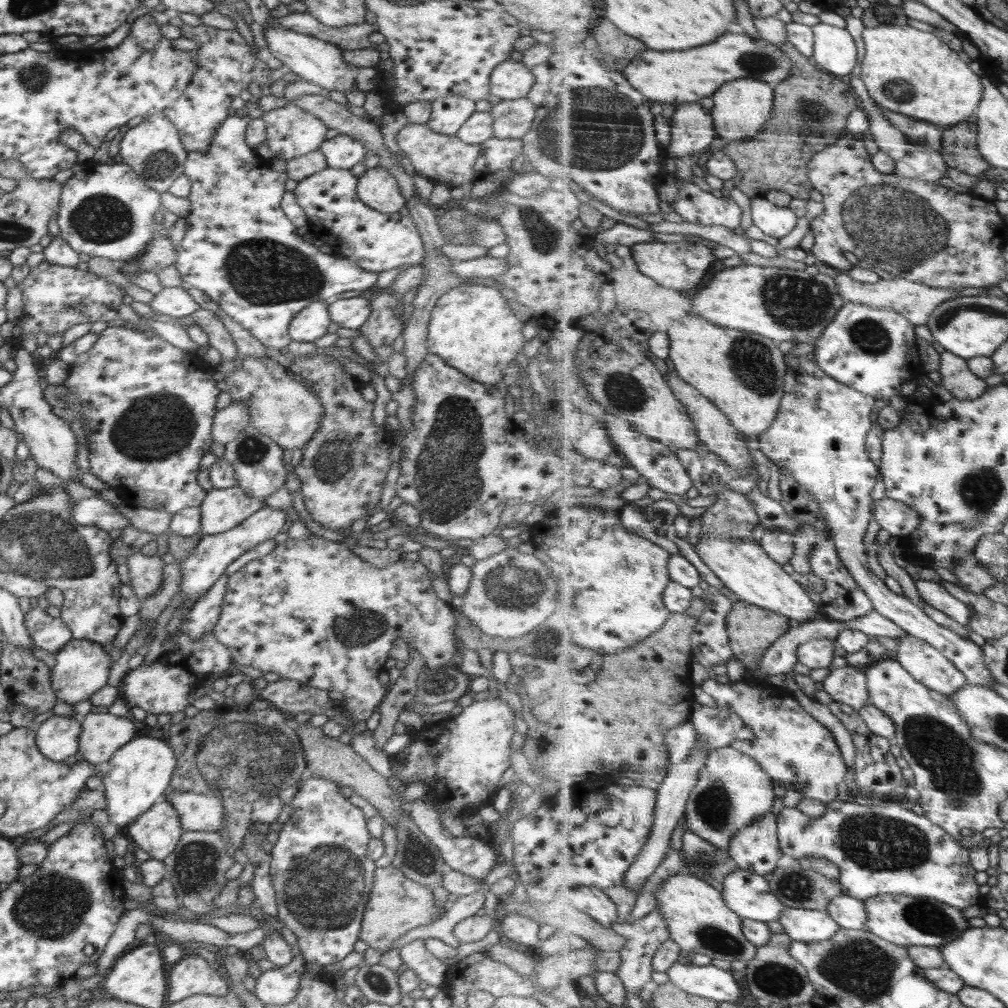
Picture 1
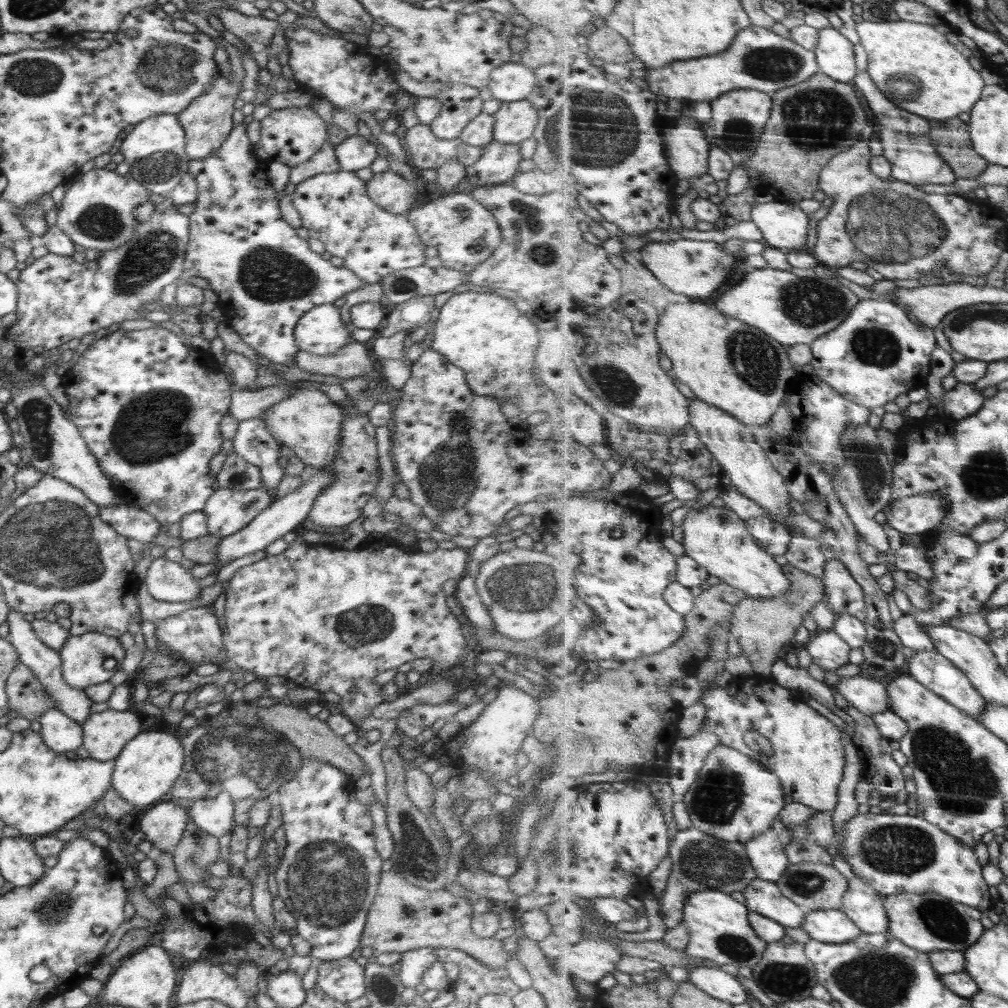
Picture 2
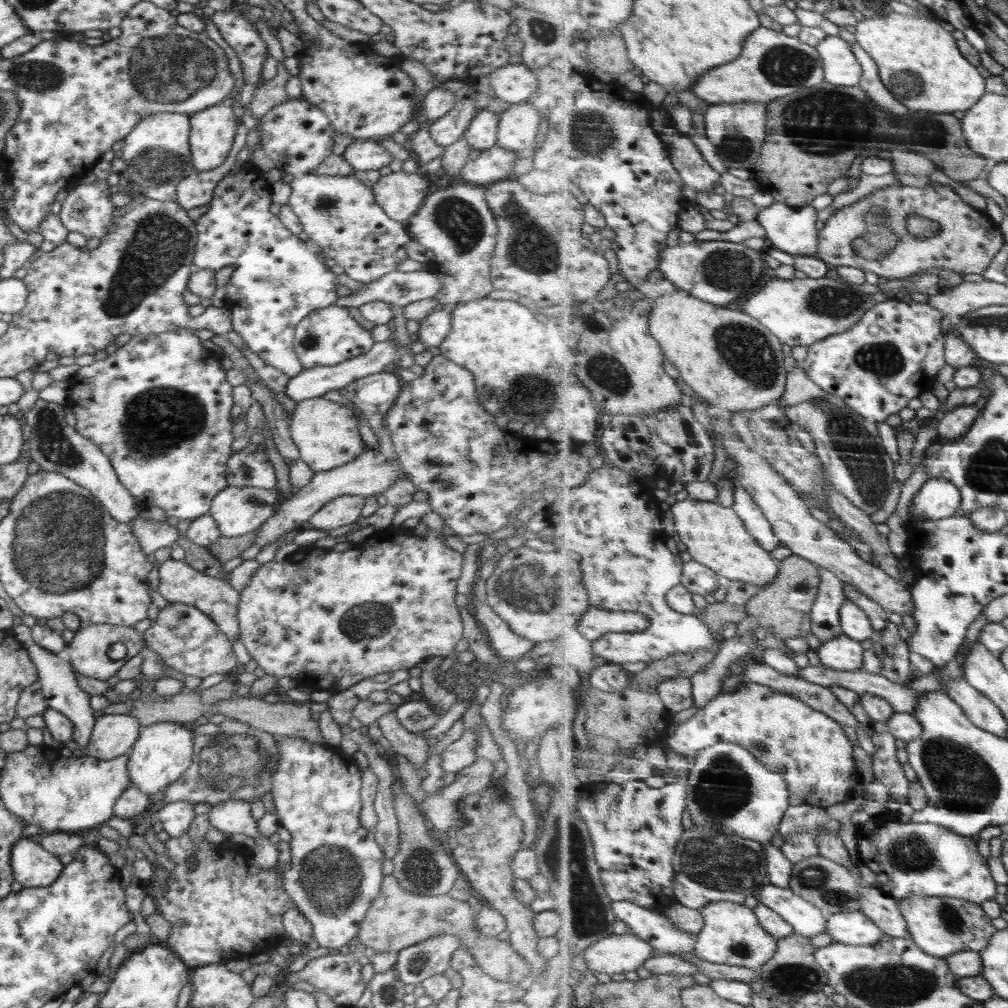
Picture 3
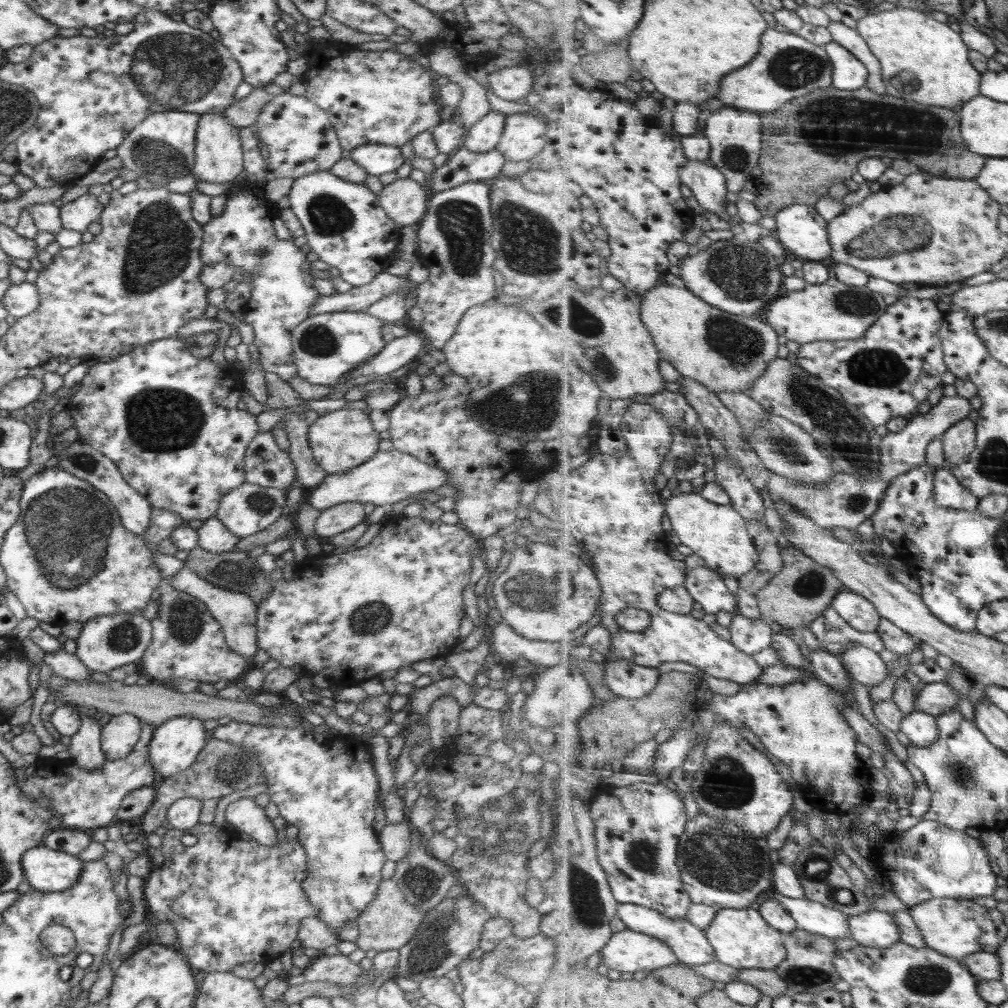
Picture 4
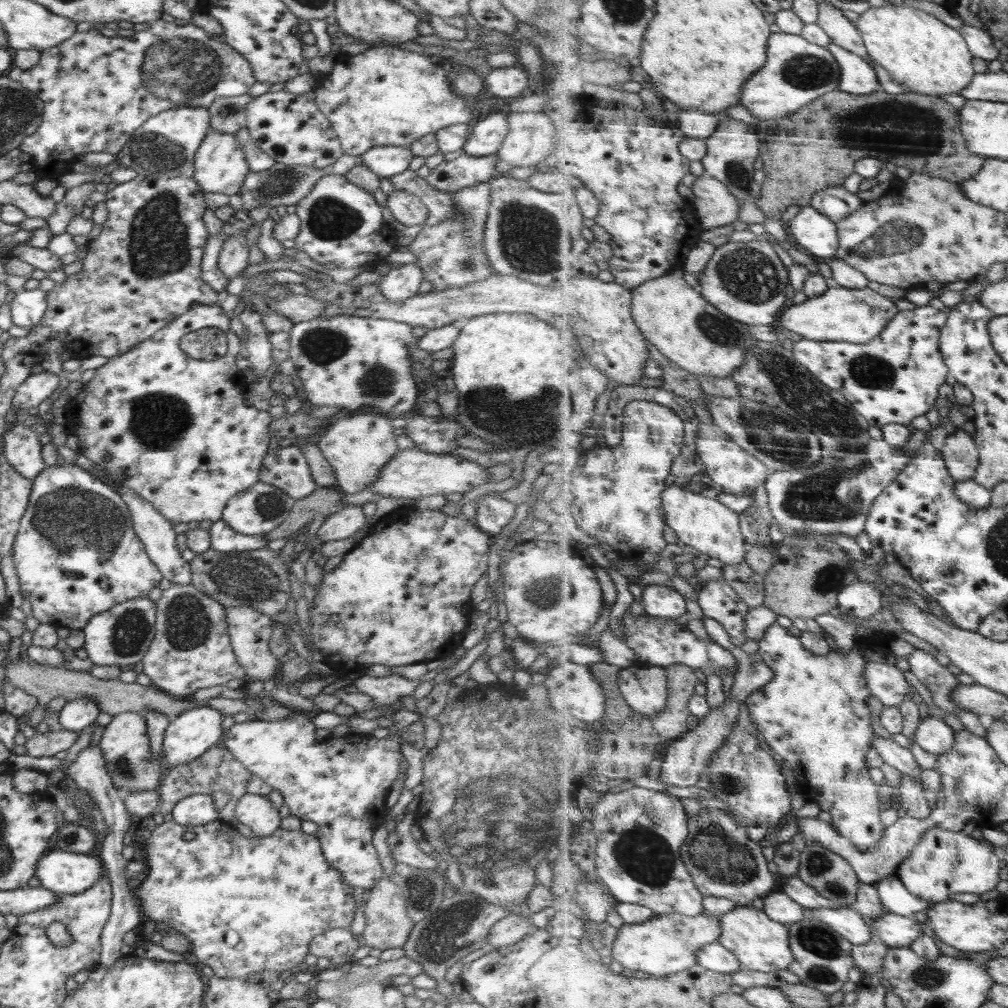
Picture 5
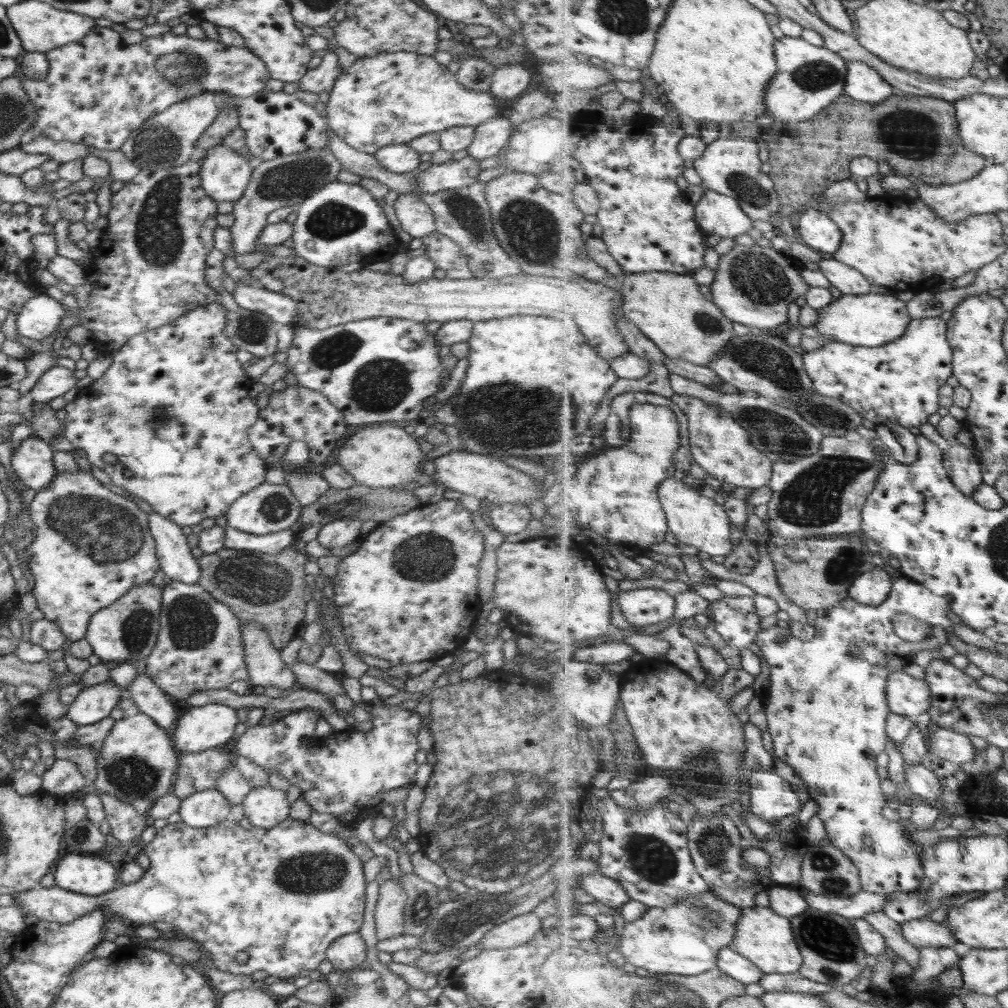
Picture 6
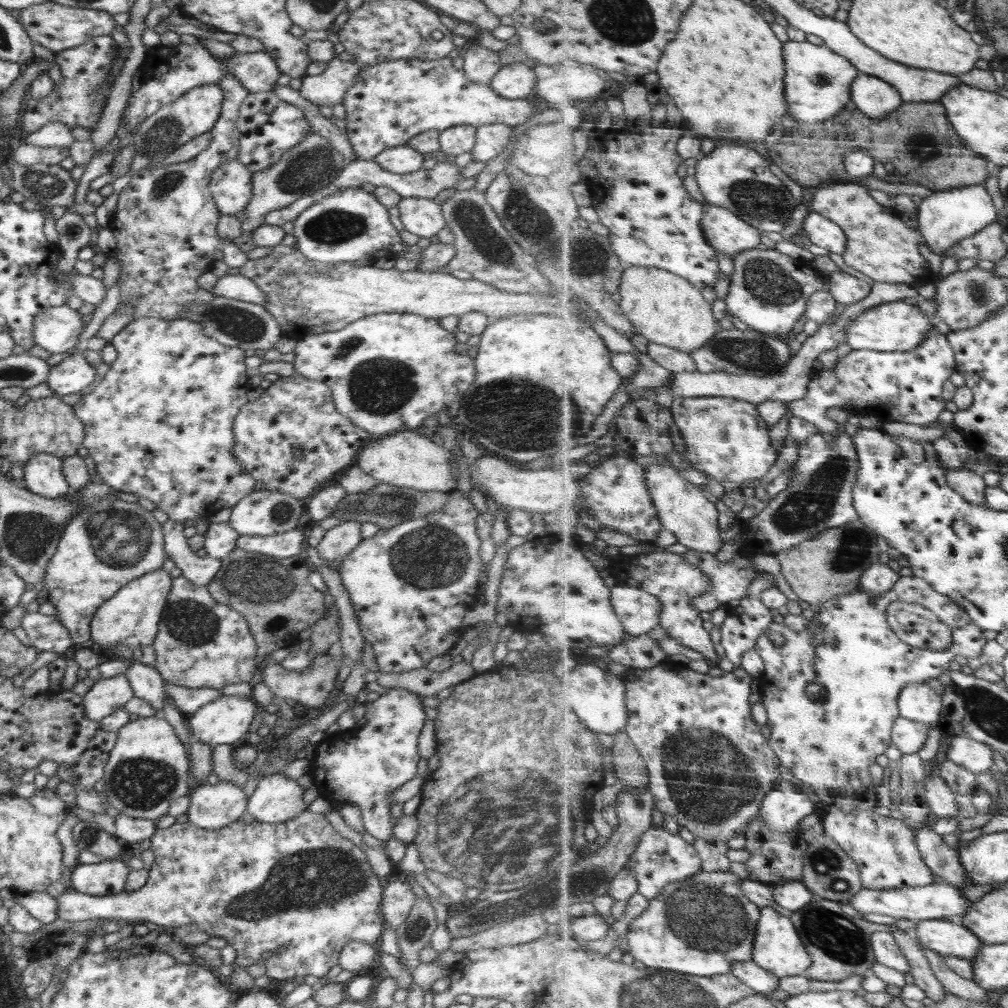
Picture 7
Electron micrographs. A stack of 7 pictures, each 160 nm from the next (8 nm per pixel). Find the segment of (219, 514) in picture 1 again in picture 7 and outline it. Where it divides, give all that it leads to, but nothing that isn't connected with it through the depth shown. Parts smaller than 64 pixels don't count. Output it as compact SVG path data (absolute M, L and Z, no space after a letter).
M260 489L241 498L233 507L227 522L239 535L270 536L296 529L298 518L306 513L306 501L278 491Z

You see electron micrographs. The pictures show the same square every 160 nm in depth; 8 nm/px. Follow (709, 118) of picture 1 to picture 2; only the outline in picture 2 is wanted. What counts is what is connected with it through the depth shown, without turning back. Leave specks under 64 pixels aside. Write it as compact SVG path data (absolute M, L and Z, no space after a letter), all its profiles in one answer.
M687 110L675 125L664 127L662 132L666 132L664 142L669 163L680 179L709 174L711 140L704 132L702 122L691 117L691 111Z

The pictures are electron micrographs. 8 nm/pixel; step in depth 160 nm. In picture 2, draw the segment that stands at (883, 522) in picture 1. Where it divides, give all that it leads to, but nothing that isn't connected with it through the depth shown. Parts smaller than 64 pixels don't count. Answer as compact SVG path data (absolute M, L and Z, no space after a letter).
M937 492L894 500L884 511L887 522L903 534L933 532L947 515L948 503Z

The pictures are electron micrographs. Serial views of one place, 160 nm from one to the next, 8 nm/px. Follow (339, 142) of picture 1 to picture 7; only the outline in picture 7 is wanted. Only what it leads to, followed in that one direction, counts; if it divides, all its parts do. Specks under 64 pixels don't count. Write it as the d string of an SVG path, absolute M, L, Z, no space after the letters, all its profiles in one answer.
M407 144L400 147L386 148L376 158L384 170L396 174L408 174L420 170L424 164L424 155Z

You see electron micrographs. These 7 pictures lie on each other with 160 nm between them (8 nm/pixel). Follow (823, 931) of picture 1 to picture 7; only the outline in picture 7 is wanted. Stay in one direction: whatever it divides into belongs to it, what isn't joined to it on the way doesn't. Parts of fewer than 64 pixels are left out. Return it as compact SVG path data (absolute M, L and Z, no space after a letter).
M923 920L918 922L915 932L922 945L942 955L974 960L985 951L986 942L961 921Z

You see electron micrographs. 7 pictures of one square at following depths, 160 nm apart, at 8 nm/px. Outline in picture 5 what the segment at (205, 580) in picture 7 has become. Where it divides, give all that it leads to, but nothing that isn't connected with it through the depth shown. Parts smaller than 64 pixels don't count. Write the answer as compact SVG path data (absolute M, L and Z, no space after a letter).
M117 486L118 488L115 491L122 497L132 515L134 532L142 541L146 554L158 567L161 575L174 584L191 584L190 565L181 557L182 552L178 551L178 547L176 547L177 535L172 523L138 493L131 492L125 486Z

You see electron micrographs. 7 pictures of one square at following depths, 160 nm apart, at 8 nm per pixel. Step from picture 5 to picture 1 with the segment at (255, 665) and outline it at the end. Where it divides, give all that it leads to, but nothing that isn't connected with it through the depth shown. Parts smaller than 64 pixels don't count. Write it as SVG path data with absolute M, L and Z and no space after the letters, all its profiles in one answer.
M132 553L127 558L130 584L138 599L144 600L152 596L161 585L164 561L157 555L144 555Z

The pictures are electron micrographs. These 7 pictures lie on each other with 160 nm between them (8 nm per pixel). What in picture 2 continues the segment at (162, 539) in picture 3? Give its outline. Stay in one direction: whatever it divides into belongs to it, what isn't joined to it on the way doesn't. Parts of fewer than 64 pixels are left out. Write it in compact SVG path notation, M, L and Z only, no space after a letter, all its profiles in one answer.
M131 504L99 507L99 519L107 522L118 534L149 544L164 528L151 514Z

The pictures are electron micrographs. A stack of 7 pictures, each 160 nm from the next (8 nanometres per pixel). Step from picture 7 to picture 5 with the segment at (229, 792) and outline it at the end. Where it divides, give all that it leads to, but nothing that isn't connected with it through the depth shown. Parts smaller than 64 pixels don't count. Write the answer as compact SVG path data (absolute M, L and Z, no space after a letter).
M196 794L178 801L173 807L174 822L190 827L214 822L221 818L221 812L214 808L212 795Z

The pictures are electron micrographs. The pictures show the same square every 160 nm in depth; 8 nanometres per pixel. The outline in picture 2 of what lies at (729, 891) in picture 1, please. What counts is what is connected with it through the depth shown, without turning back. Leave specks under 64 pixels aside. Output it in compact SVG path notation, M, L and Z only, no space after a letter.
M756 878L743 895L751 912L760 912L785 926L801 928L807 919L808 912L791 898L784 896L776 882Z

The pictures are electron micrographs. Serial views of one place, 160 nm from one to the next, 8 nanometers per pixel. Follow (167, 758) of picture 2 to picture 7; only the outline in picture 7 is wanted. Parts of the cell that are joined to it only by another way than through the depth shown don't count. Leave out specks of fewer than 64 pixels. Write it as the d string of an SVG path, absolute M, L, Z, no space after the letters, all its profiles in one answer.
M222 695L220 698L209 702L199 708L196 712L189 714L186 722L192 733L192 739L199 740L211 746L218 744L238 745L248 732L248 726L252 722L254 715L260 711L261 707L252 697L238 697Z

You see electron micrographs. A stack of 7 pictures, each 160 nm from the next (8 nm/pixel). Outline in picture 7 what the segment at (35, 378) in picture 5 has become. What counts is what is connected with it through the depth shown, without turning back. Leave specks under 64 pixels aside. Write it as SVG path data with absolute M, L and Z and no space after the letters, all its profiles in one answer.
M76 351L60 364L50 368L45 384L60 398L70 394L80 394L93 387L96 376L102 370L92 368L86 358Z

